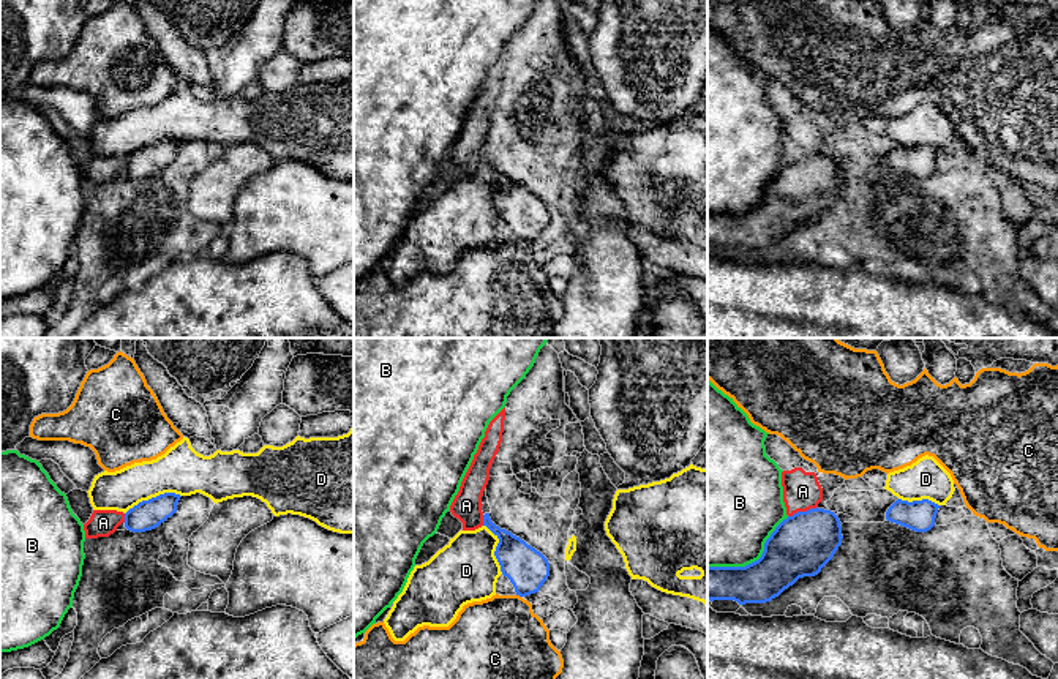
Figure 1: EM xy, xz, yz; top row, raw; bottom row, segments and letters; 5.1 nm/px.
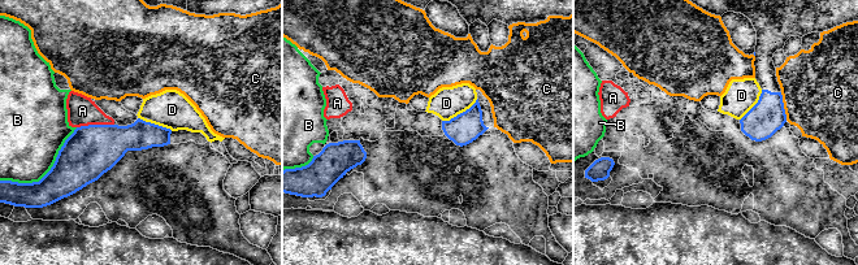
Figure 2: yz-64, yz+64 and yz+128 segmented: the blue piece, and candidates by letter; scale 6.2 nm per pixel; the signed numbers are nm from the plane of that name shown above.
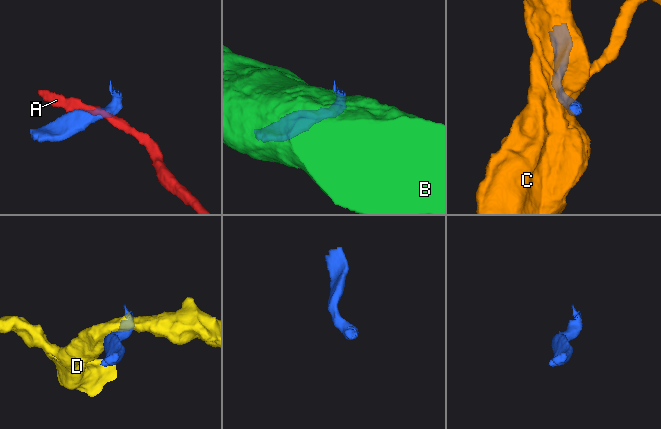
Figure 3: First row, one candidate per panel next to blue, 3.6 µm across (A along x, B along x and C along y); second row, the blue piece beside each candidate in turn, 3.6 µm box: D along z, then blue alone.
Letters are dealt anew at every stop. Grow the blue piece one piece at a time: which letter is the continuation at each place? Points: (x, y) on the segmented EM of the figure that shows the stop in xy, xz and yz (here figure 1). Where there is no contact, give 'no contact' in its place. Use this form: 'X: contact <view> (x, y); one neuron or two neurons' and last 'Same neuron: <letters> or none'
A: contact yz (802, 512); two neurons
B: contact yz (755, 561); two neurons
C: contact xz (520, 596); two neurons
D: contact xy (152, 498); two neurons
Same neuron: none

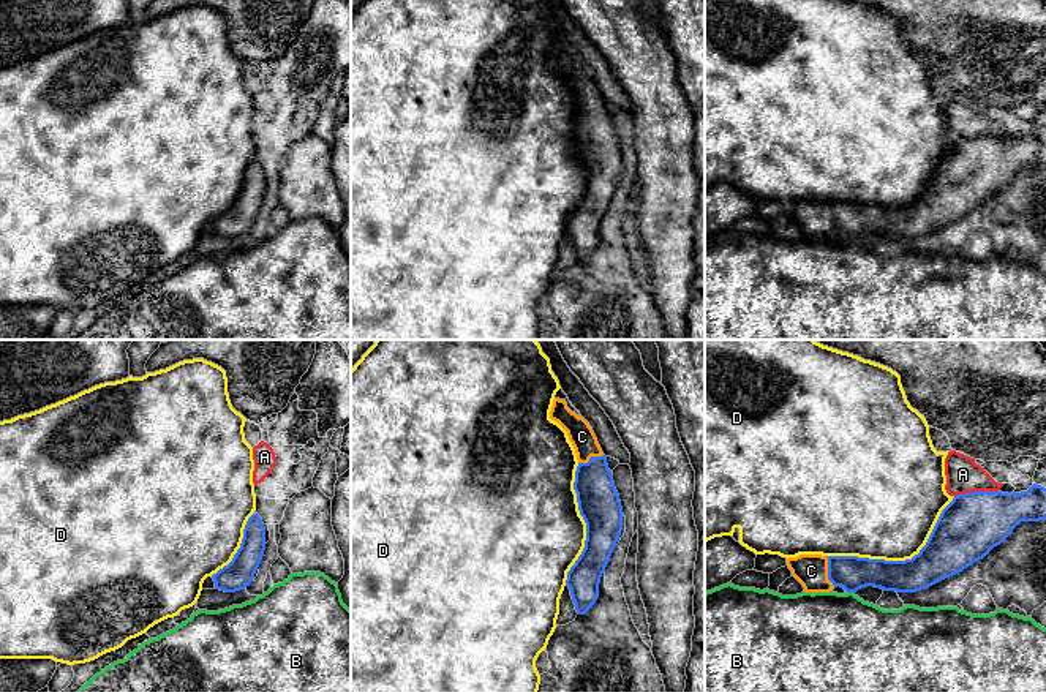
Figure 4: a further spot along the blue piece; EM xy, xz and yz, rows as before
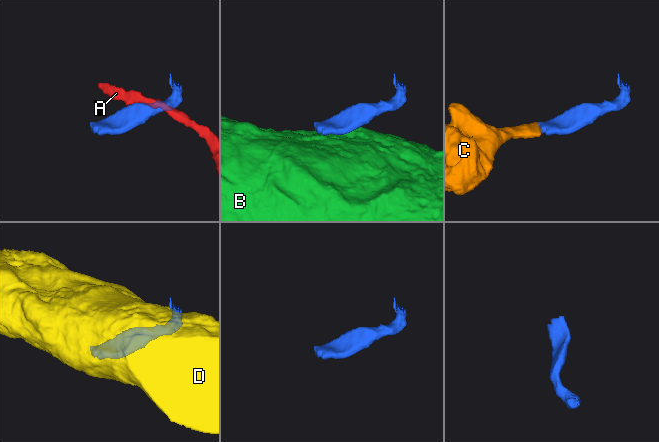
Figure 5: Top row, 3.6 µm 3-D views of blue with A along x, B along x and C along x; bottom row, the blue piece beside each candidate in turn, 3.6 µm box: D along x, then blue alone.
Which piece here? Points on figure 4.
A: contact yz (975, 492); two neurons
B: contact yz (850, 591); two neurons
C: contact yz (828, 572); one neuron
D: contact yz (899, 561); two neurons
Same neuron: C

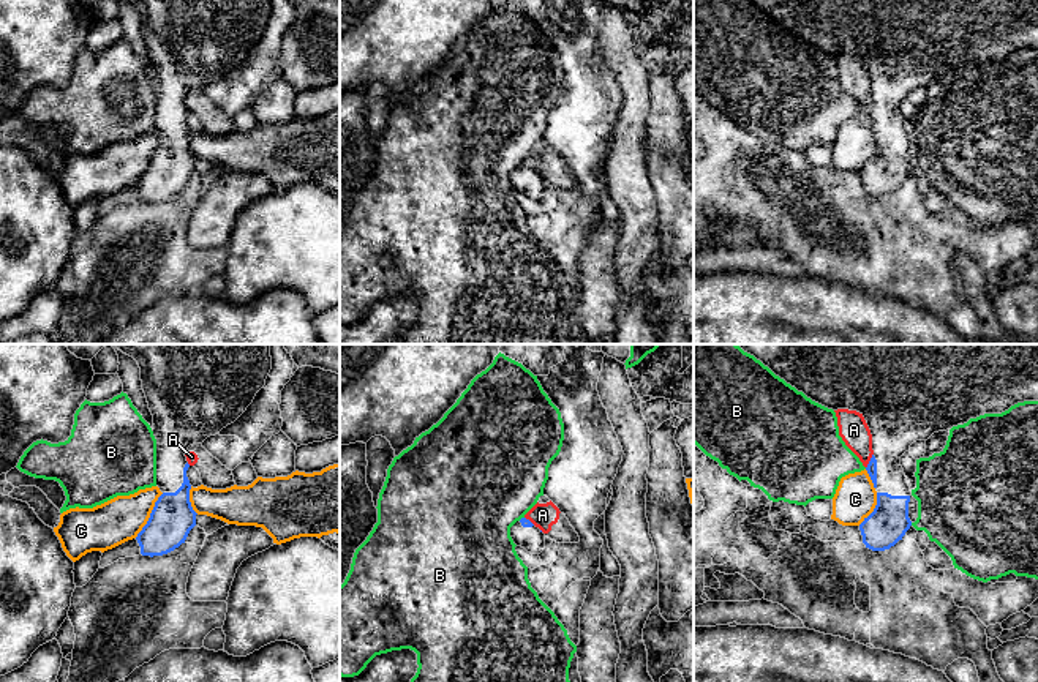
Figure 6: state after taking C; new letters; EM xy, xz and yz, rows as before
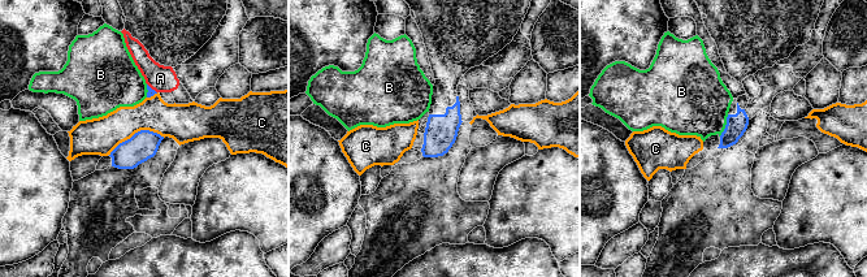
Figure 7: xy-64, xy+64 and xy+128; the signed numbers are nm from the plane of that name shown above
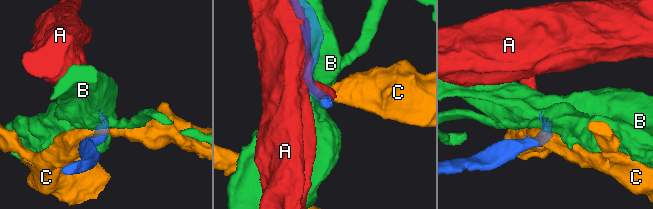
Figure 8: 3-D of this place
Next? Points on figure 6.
A: contact yz (869, 461); two neurons
B: contact xz (522, 518); two neurons
C: contact xy (150, 515); two neurons
Same neuron: none

